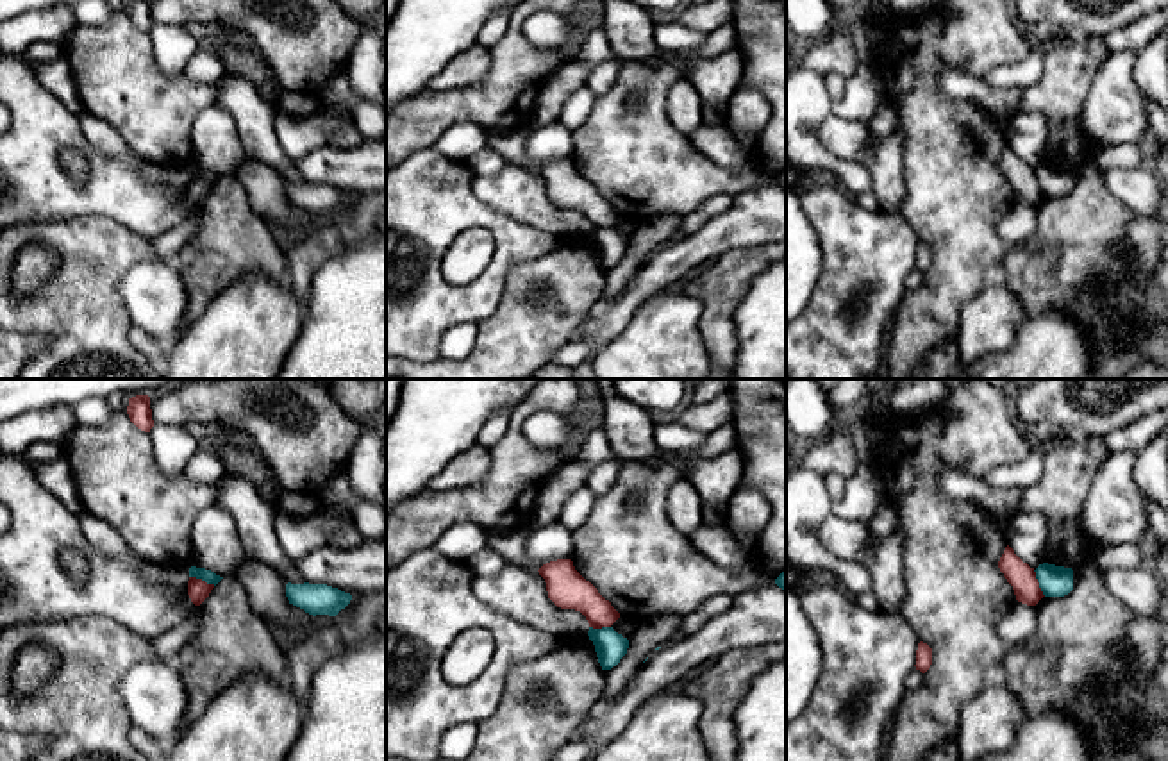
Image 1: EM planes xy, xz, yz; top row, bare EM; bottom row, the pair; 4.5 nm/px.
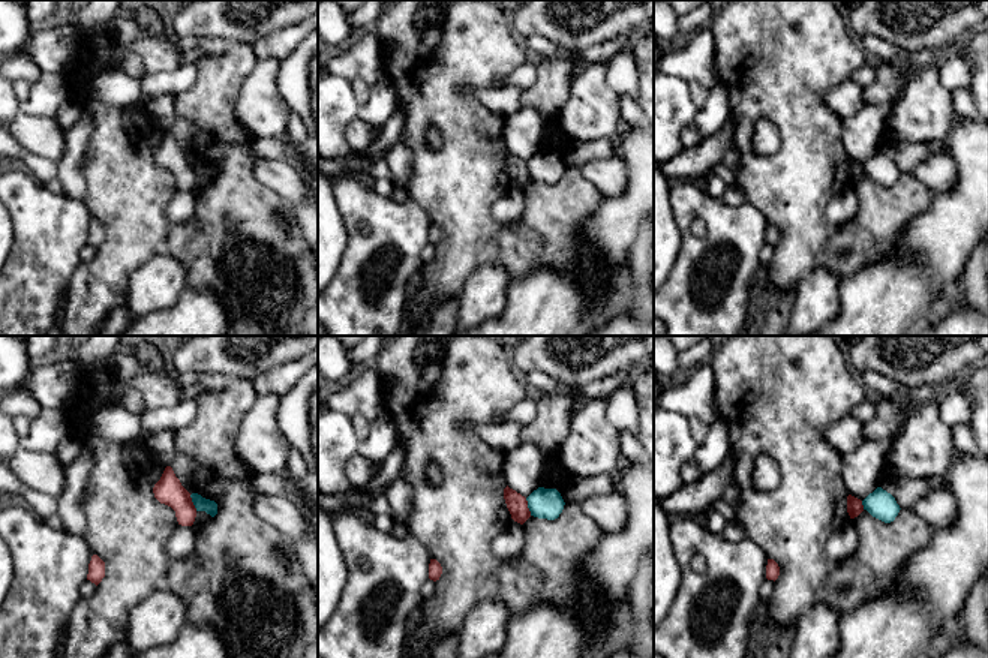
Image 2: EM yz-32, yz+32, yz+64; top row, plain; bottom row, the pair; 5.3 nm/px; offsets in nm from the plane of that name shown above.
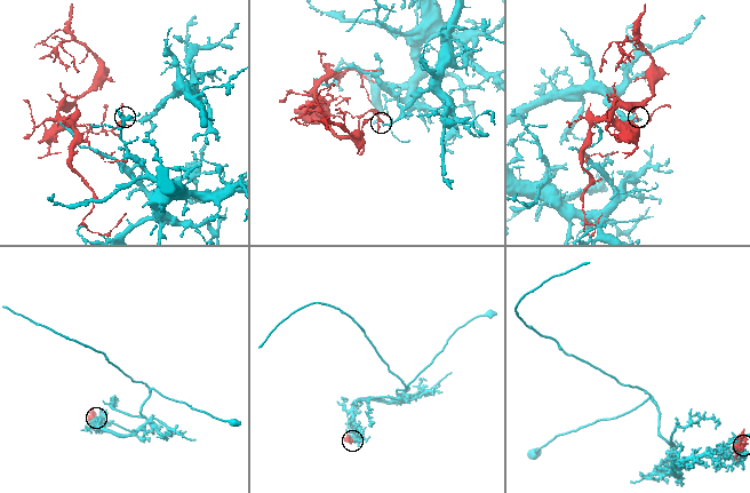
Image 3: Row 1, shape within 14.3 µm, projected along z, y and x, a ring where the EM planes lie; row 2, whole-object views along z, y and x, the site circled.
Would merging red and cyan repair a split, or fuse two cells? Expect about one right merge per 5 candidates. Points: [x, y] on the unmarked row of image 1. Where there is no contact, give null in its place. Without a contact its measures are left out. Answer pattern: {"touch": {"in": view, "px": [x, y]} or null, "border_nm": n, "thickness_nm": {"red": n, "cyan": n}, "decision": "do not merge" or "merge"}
{"touch": {"in": "yz", "px": [1038, 183]}, "border_nm": 130, "thickness_nm": {"red": 120, "cyan": 140}, "decision": "do not merge"}

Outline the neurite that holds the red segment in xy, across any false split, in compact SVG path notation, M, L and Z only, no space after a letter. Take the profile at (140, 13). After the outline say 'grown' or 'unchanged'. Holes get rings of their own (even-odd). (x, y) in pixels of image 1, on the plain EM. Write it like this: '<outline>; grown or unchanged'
M129 0L127 14L130 21L145 32L150 32L154 27L150 0Z; unchanged

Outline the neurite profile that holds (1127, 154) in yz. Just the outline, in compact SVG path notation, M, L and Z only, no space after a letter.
M1136 143L1100 146L1095 154L1095 164L1104 173L1113 168L1136 168L1143 164L1143 152Z

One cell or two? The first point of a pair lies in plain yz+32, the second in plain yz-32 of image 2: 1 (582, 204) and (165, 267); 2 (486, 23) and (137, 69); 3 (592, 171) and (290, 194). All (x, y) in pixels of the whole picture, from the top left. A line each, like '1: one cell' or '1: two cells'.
1: two cells
2: two cells
3: one cell

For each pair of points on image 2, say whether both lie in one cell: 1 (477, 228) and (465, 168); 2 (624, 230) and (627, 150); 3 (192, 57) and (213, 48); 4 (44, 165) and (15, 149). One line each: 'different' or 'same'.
1: same
2: same
3: same
4: same

